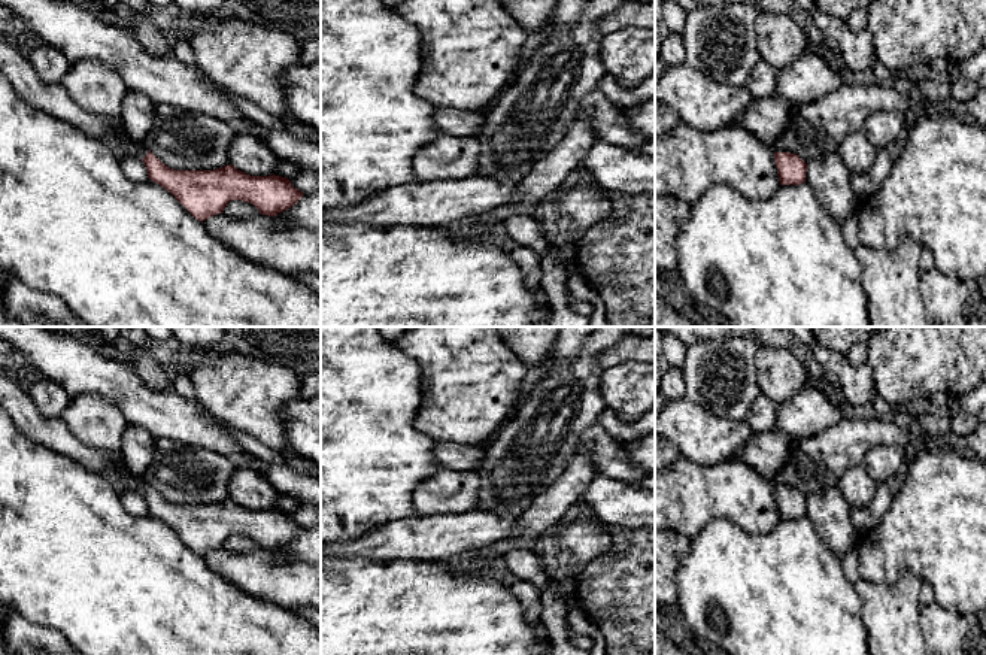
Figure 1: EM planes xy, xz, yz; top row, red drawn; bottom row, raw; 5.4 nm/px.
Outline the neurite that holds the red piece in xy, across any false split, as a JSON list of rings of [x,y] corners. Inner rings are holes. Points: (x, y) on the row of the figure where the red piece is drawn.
[[[143,143],[136,157],[143,161],[148,178],[167,189],[201,222],[224,212],[231,200],[251,203],[261,215],[276,216],[304,195],[288,178],[251,176],[231,164],[215,170],[173,170]]]

